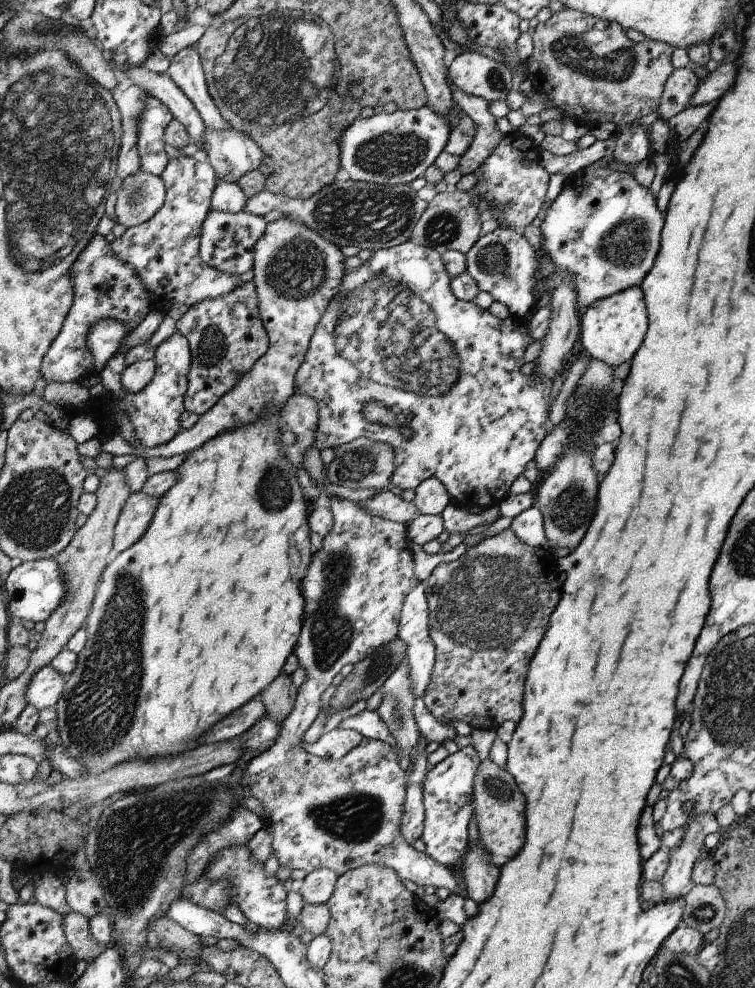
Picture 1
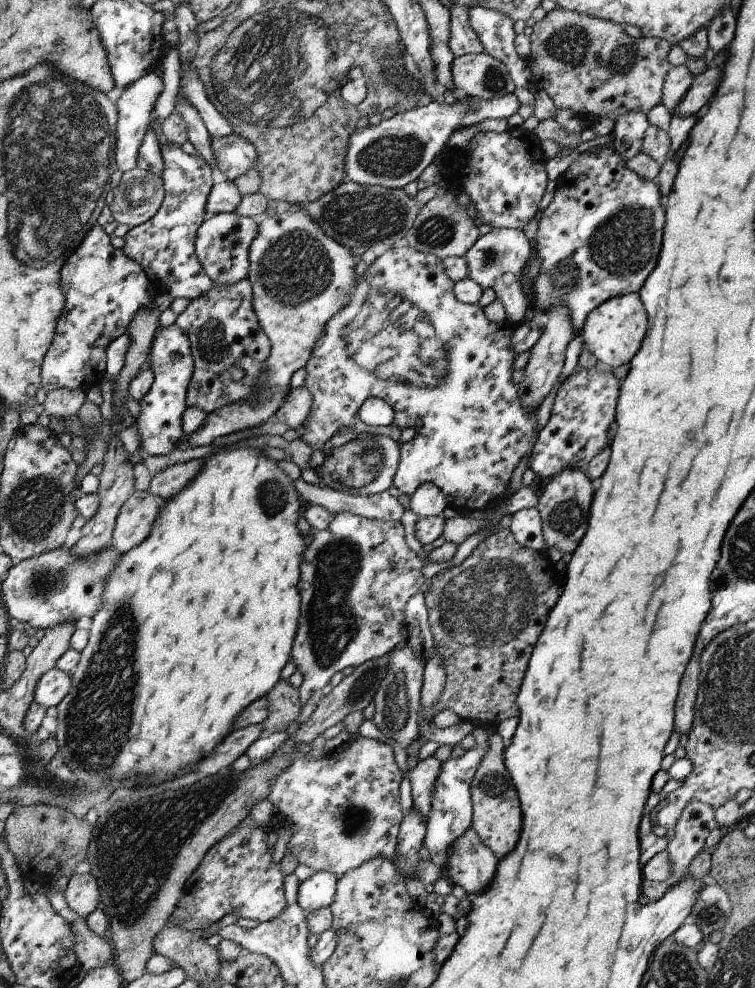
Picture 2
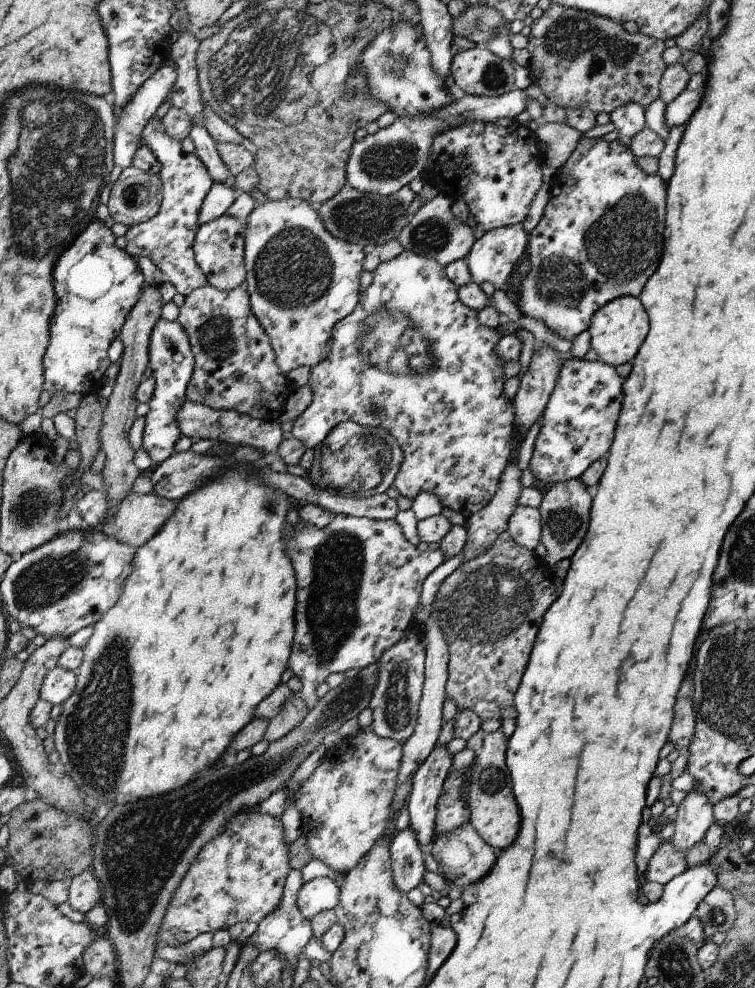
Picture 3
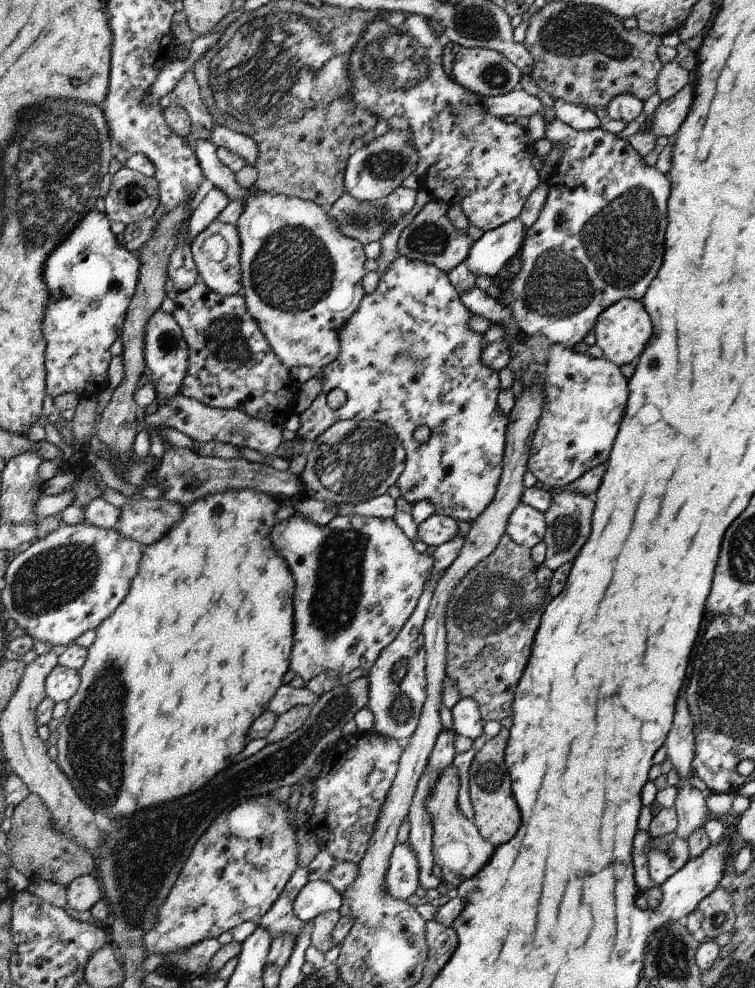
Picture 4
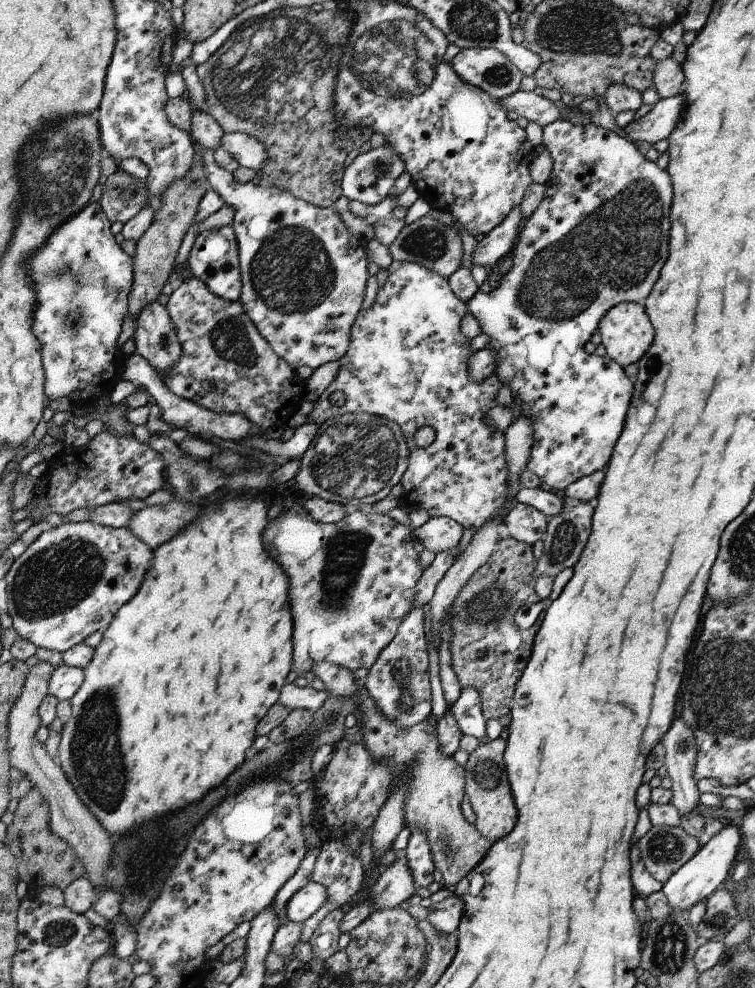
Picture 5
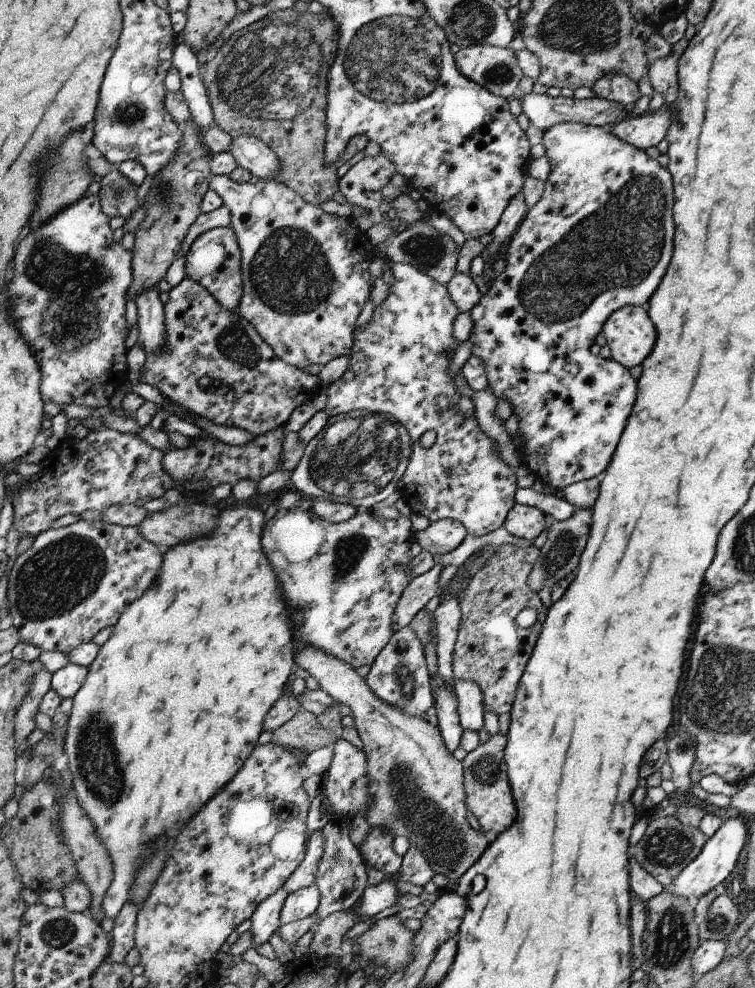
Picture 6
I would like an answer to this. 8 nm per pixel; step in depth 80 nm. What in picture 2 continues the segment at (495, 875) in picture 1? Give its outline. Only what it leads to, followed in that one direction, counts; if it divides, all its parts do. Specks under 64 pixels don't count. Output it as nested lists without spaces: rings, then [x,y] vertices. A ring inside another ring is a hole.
[[[472,826],[447,850],[446,878],[452,885],[462,886],[466,895],[487,889],[497,868],[498,855],[486,846]]]

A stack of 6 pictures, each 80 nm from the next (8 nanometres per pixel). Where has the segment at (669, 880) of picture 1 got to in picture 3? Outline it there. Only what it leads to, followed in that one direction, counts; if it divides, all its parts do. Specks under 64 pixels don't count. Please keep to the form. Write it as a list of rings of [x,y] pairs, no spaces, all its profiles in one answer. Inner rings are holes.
[[[690,791],[678,805],[674,820],[675,833],[670,841],[684,854],[693,844],[703,839],[706,831],[715,822],[713,808],[704,793]]]

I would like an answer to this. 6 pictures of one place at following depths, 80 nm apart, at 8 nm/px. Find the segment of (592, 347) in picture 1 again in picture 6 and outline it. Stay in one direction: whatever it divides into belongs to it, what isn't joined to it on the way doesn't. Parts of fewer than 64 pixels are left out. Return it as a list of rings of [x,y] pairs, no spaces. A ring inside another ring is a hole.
[[[642,306],[618,308],[602,328],[614,361],[625,368],[640,366],[652,352],[656,328]]]

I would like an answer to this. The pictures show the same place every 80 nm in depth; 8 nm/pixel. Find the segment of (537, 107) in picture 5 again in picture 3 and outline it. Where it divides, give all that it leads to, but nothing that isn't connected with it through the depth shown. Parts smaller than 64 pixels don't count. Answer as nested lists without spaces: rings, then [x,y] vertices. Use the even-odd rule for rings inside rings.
[[[518,88],[514,92],[497,97],[474,96],[465,94],[462,98],[430,113],[426,117],[398,117],[390,126],[379,129],[374,135],[366,135],[361,142],[354,143],[350,155],[347,184],[363,193],[382,196],[395,195],[402,186],[424,172],[432,146],[442,131],[466,121],[495,123],[500,118],[513,120],[528,106],[528,95]]]

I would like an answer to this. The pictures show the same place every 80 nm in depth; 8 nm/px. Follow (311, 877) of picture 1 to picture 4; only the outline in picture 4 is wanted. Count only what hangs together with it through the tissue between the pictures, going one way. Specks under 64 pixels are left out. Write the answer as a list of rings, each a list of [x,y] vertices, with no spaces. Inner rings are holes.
[[[309,880],[294,899],[293,911],[302,922],[306,922],[329,910],[339,910],[343,902],[342,894],[329,882]]]

